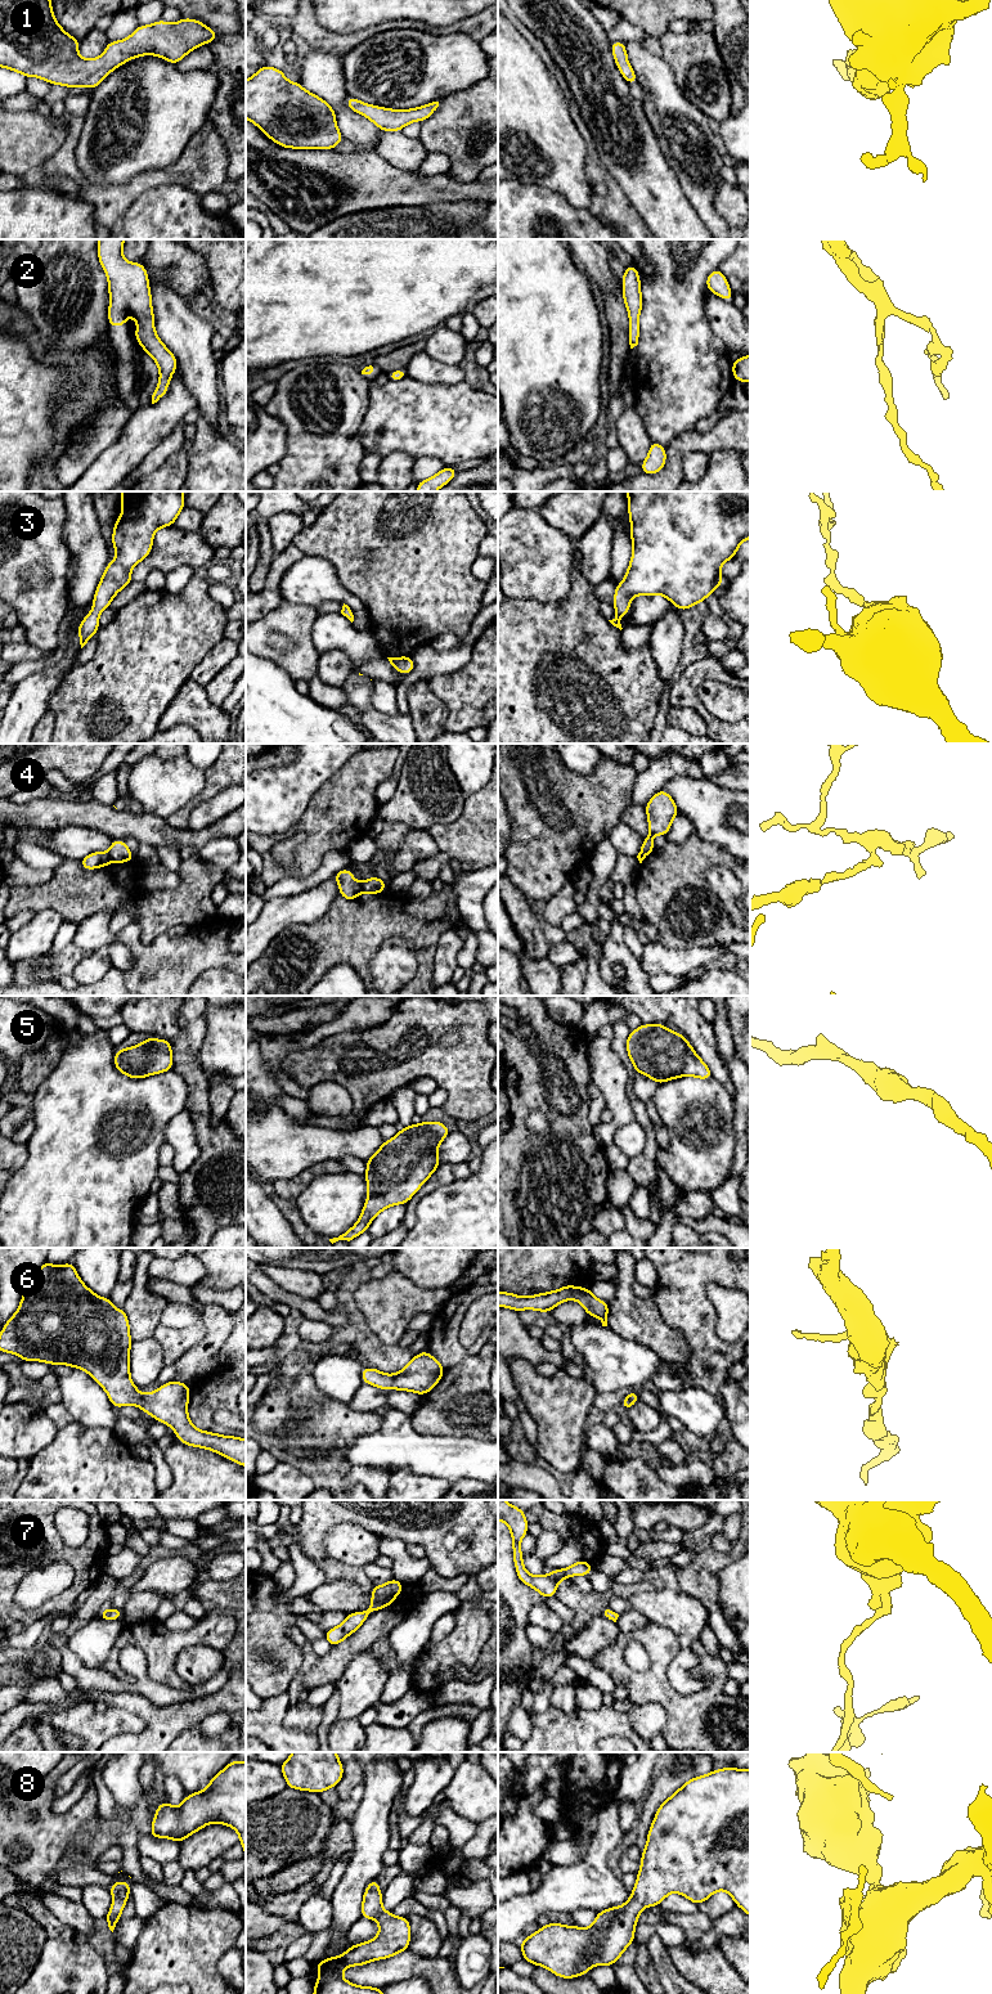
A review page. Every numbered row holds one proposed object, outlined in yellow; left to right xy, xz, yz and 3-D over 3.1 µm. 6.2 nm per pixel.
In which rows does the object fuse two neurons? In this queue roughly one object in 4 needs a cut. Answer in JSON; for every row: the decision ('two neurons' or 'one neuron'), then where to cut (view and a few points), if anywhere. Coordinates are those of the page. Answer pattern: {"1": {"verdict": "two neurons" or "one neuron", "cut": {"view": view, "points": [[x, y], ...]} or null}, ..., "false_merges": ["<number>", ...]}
{"1": {"verdict": "one neuron", "cut": null}, "2": {"verdict": "one neuron", "cut": null}, "3": {"verdict": "one neuron", "cut": null}, "4": {"verdict": "two neurons", "cut": {"view": "xy", "points": [[107, 853], [111, 861]]}}, "5": {"verdict": "one neuron", "cut": null}, "6": {"verdict": "one neuron", "cut": null}, "7": {"verdict": "one neuron", "cut": null}, "8": {"verdict": "one neuron", "cut": null}, "false_merges": ["4"]}

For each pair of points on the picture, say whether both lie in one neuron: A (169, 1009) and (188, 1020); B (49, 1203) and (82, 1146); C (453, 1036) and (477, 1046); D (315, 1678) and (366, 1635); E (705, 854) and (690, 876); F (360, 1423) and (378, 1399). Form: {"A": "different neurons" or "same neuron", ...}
{"A": "different neurons", "B": "same neuron", "C": "different neurons", "D": "same neuron", "E": "same neuron", "F": "different neurons"}

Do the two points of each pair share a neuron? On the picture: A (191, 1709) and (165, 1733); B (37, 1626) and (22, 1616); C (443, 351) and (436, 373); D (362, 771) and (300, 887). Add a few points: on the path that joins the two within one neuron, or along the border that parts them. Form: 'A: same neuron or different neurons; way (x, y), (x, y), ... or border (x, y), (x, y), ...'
A: same neuron; way (184, 1715), (171, 1727)
B: different neurons; border (59, 1612), (41, 1616), (27, 1625)
C: different neurons; border (423, 350), (440, 362), (458, 364)
D: different neurons; border (324, 854), (308, 876), (282, 878), (275, 884)

